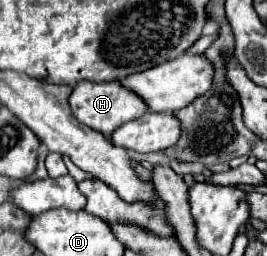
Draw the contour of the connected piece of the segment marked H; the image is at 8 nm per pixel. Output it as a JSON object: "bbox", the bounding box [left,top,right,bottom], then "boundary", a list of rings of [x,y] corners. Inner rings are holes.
{"bbox":[70,81,146,137],"boundary":[[[82,81],[70,93],[70,111],[86,127],[102,133],[104,137],[110,137],[110,133],[116,127],[120,127],[122,123],[128,123],[136,117],[142,117],[146,113],[146,105],[138,95],[130,93],[130,89],[124,89],[118,81],[112,81],[112,83]]]}

